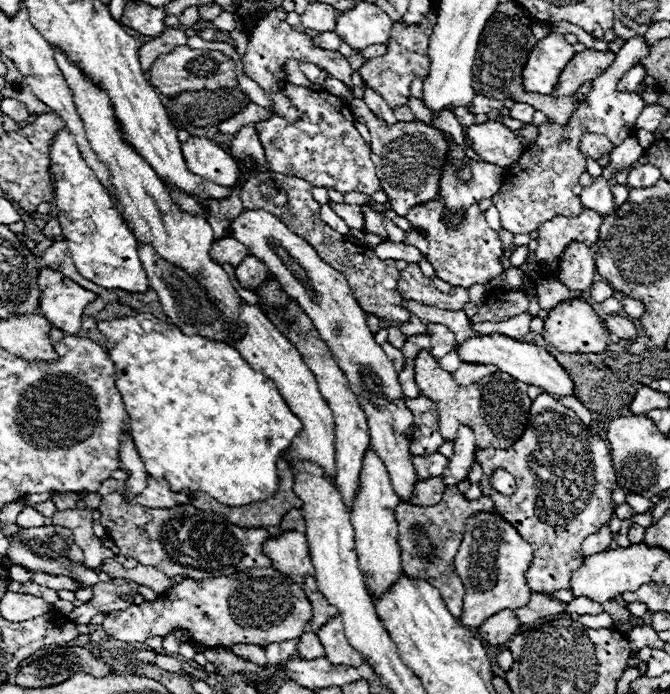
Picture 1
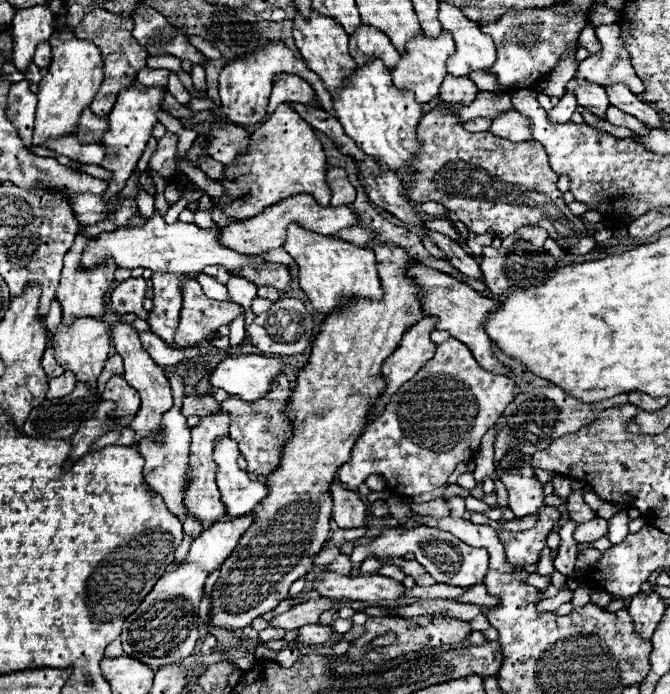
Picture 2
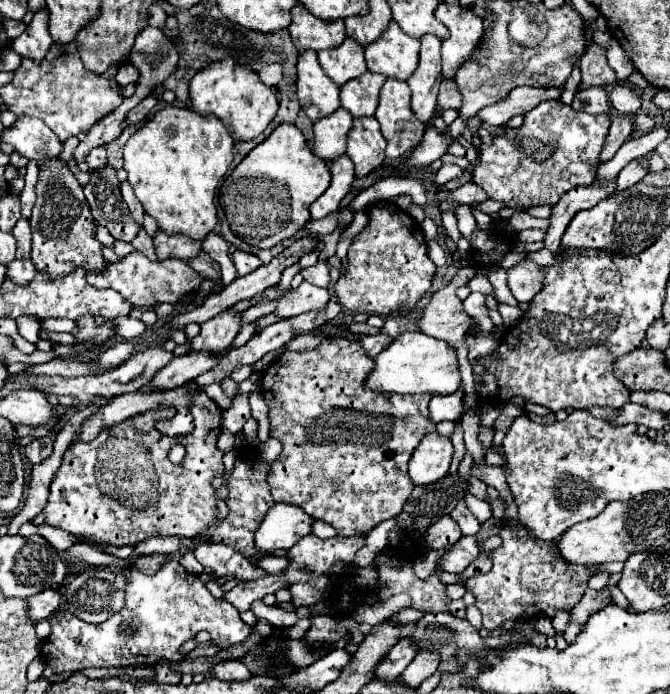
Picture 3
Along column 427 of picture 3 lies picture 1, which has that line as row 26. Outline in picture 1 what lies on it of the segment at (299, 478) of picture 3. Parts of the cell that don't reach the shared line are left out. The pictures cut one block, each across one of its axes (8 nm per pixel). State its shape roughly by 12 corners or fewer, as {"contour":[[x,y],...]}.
{"contour":[[394,22],[386,54],[358,74],[390,108],[404,106],[414,78],[430,74],[436,24]]}

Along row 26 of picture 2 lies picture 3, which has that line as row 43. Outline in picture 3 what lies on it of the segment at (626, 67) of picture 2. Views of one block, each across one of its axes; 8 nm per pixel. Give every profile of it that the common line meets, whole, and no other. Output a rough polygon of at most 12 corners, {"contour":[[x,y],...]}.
{"contour":[[592,25],[592,39],[604,46],[608,64],[620,80],[634,72],[618,40]]}

